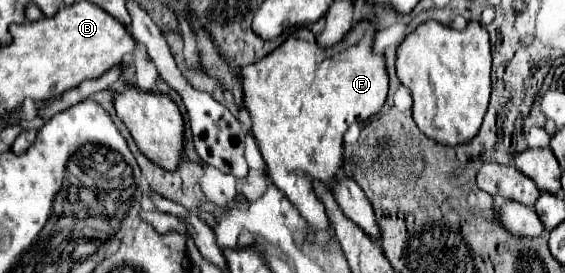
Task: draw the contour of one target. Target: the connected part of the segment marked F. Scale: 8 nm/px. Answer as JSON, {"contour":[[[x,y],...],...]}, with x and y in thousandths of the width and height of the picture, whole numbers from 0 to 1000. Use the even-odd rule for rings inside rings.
{"contour":[[[637,73],[598,161],[591,161],[591,168],[584,168],[584,176],[573,176],[573,168],[563,161],[559,132],[556,132],[545,103],[527,103],[527,110],[524,110],[517,132],[510,132],[478,205],[464,212],[464,220],[453,227],[453,234],[442,234],[442,242],[425,249],[425,256],[428,256],[425,271],[432,278],[435,403],[439,403],[442,432],[446,432],[446,484],[450,484],[450,498],[453,498],[453,513],[457,513],[460,557],[464,557],[467,593],[471,593],[471,608],[474,608],[474,637],[478,637],[485,681],[488,681],[492,696],[499,696],[499,703],[527,755],[531,784],[535,784],[535,791],[545,806],[545,821],[549,821],[552,835],[559,835],[559,842],[581,835],[581,791],[577,791],[577,777],[573,777],[570,740],[559,725],[559,711],[556,711],[556,696],[552,696],[552,659],[570,659],[573,674],[584,674],[584,659],[588,659],[595,637],[602,637],[602,608],[605,608],[605,498],[609,498],[612,469],[616,469],[623,447],[644,447],[644,440],[651,440],[651,432],[655,432],[658,418],[665,418],[665,410],[680,388],[680,374],[683,374],[683,344],[687,344],[683,212],[680,212],[680,198],[665,198],[665,190],[662,190],[662,176],[658,176],[658,168],[662,168],[662,132],[665,132],[665,95],[662,95],[662,81],[655,81],[655,73]]]}

